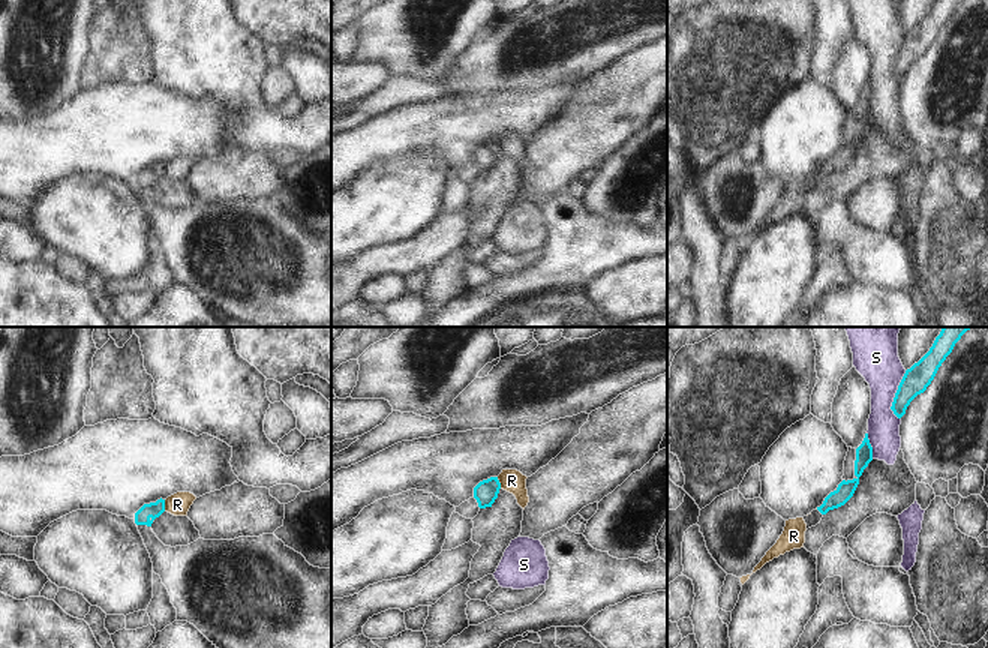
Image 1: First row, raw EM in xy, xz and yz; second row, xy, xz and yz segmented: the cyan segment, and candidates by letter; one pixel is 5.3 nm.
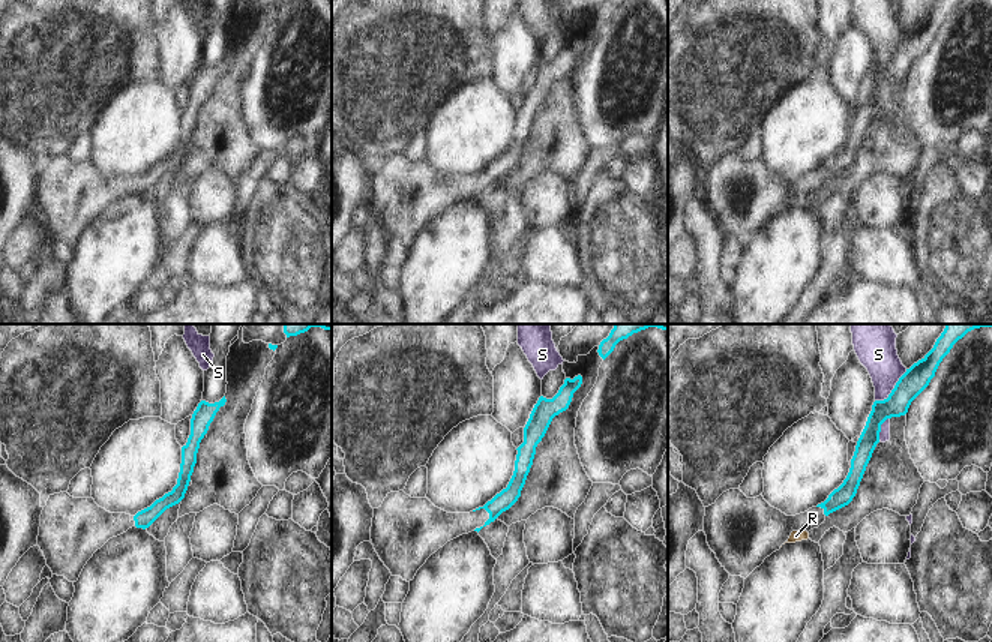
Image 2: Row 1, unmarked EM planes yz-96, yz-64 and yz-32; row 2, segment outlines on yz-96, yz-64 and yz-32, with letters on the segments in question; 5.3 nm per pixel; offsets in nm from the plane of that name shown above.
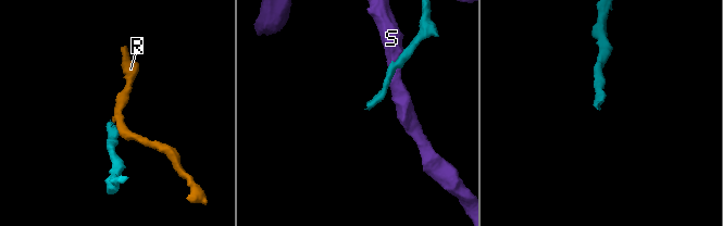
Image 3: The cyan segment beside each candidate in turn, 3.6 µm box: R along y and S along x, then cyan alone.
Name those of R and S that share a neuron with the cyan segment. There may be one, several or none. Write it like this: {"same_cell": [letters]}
{"same_cell": []}

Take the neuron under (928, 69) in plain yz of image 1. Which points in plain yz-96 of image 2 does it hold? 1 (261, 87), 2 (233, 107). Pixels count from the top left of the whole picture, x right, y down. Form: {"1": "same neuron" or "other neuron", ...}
{"1": "same neuron", "2": "other neuron"}

